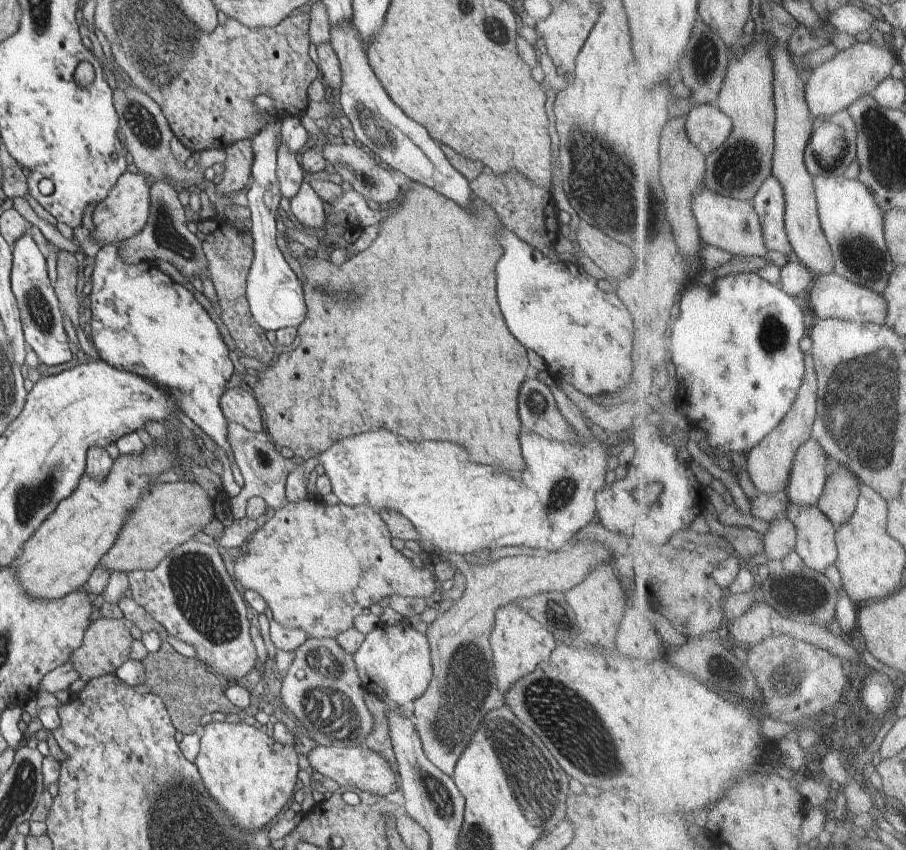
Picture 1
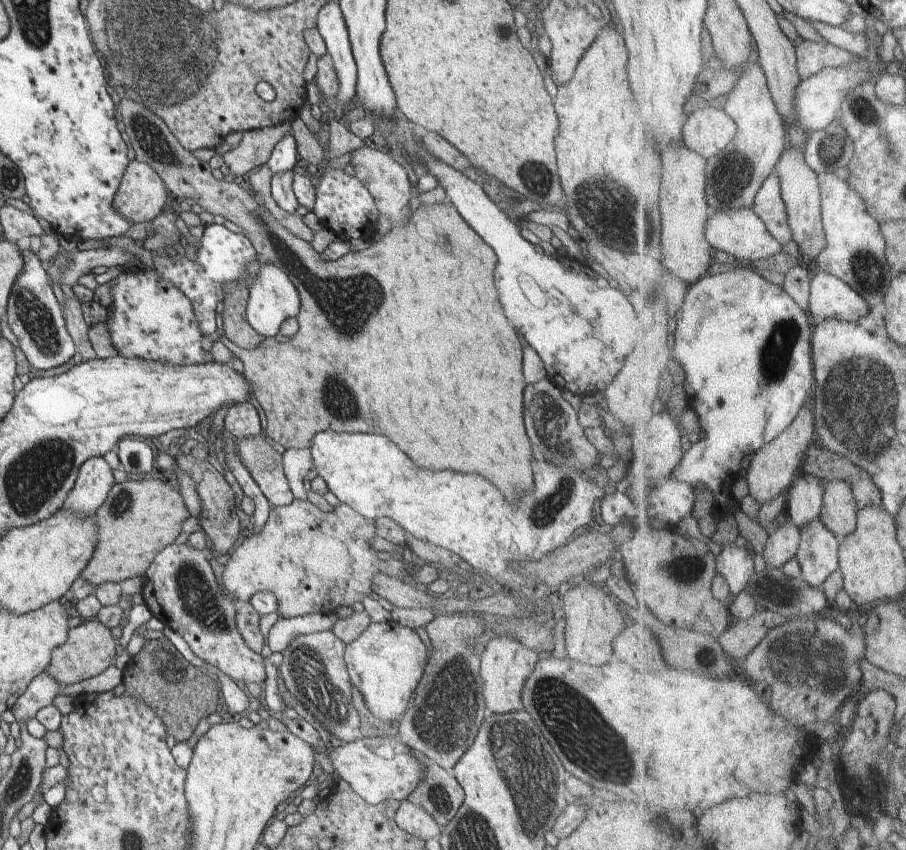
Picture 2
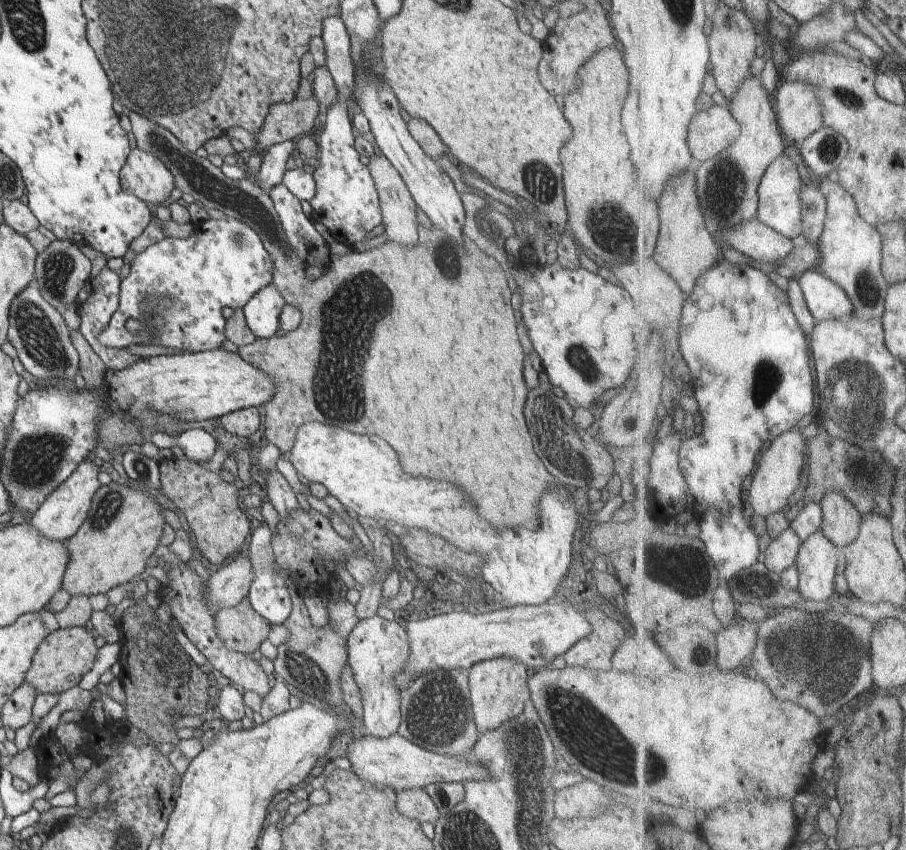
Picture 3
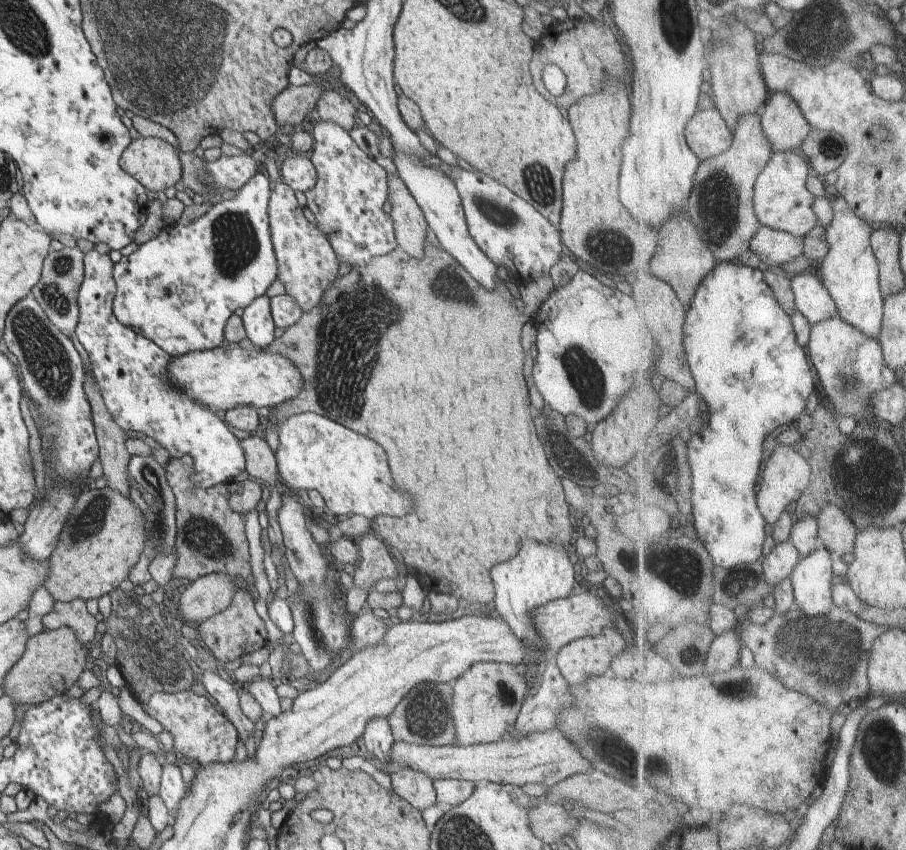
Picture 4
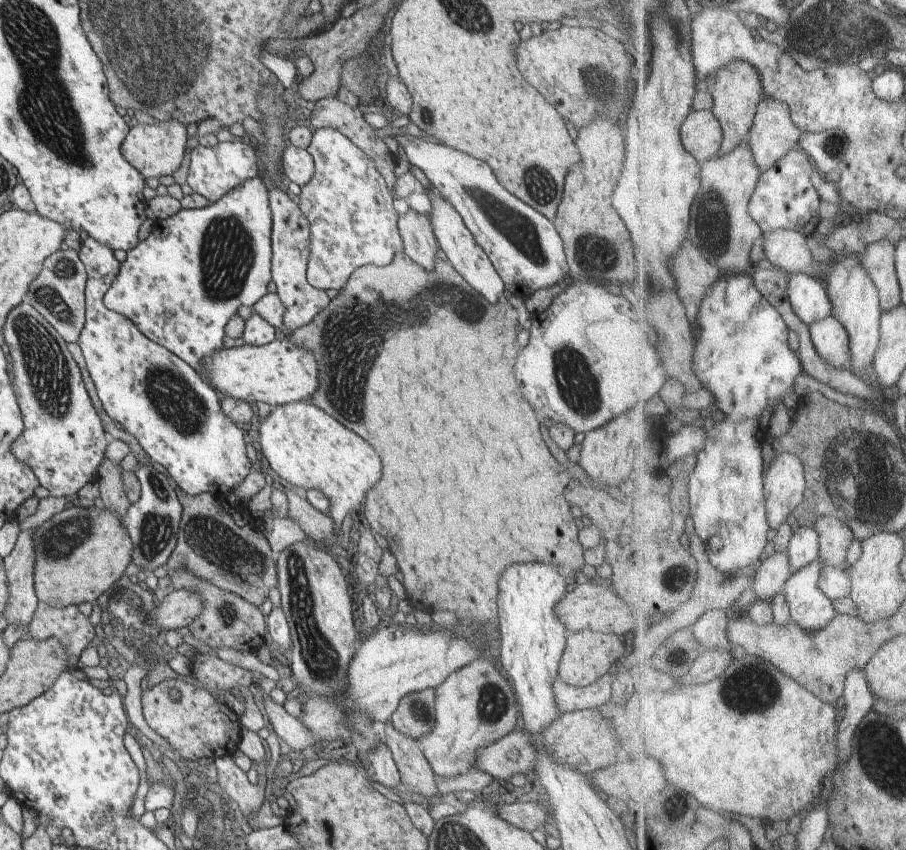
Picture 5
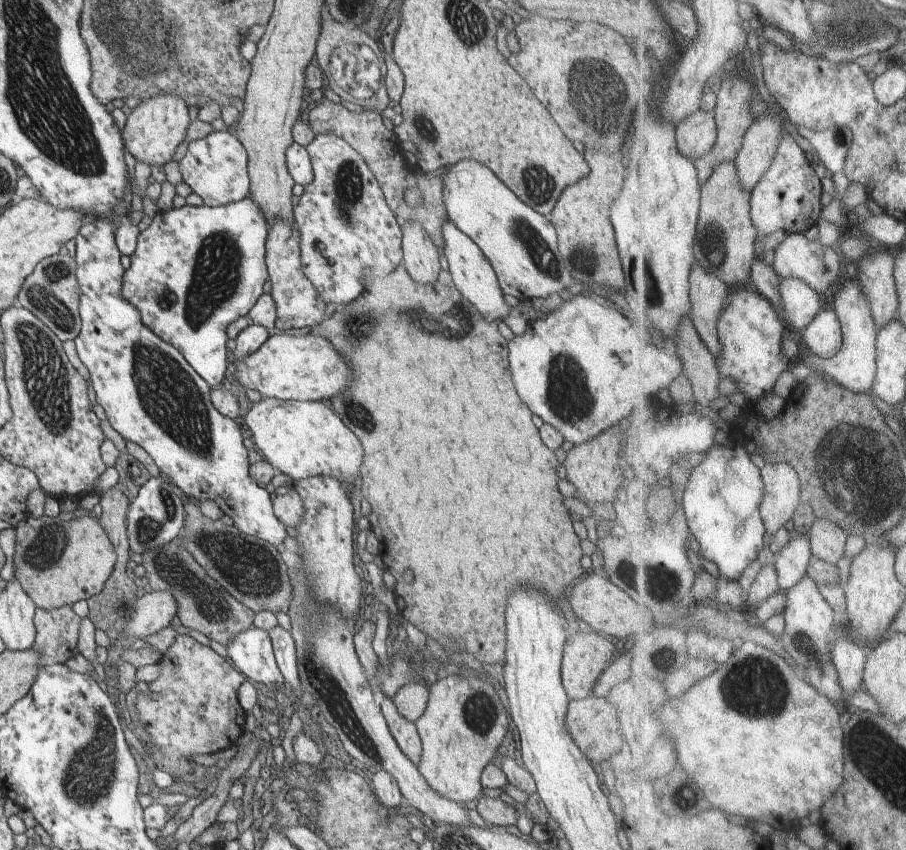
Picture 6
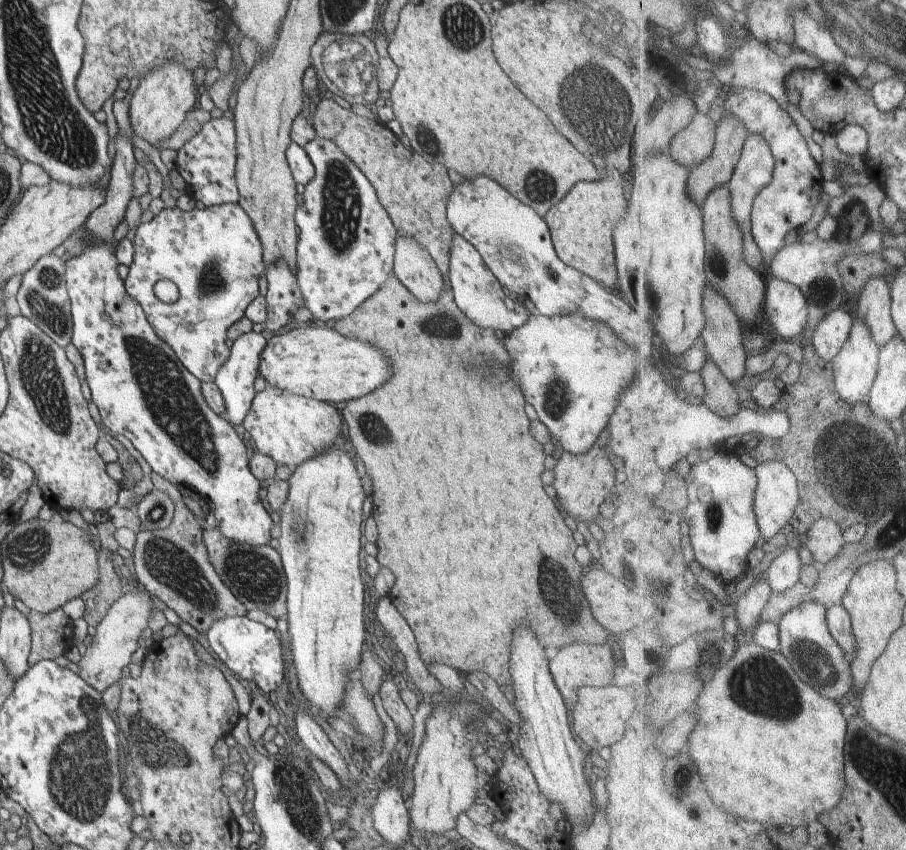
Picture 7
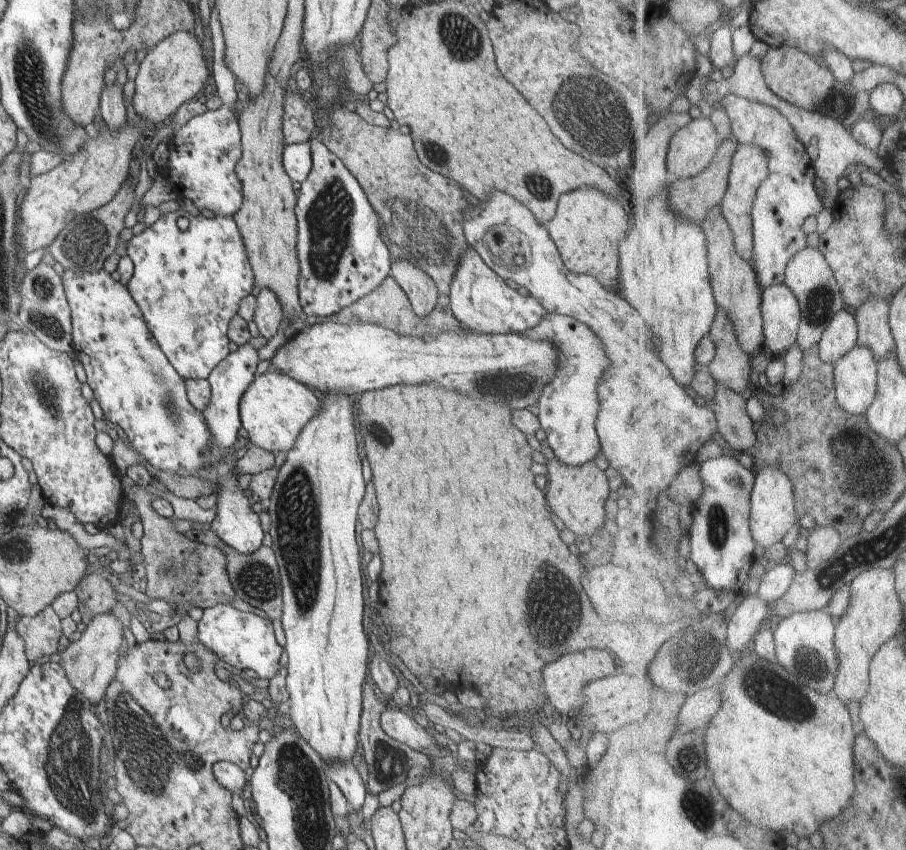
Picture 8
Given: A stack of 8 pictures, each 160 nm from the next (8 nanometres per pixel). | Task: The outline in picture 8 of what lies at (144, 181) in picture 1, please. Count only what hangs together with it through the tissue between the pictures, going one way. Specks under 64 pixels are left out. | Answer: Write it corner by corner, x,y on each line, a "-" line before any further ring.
180,31
166,37
147,52
135,77
132,106
152,131
166,124
185,102
203,97
203,89
210,81
210,70
196,36

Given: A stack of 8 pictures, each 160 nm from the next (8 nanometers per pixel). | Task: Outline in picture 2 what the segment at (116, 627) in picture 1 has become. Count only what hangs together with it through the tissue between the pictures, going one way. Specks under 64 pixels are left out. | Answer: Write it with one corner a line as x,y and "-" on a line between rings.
97,618
84,621
80,626
68,630
66,642
54,648
50,656
50,664
46,666
45,671
63,687
82,682
98,676
112,665
116,658
116,647
116,640
111,630
104,628
102,622

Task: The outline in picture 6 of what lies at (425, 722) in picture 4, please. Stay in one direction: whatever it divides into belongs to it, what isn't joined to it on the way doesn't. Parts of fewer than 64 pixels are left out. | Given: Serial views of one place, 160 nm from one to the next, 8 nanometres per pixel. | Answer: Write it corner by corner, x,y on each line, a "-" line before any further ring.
414,682
399,688
393,703
406,720
415,723
422,716
428,699
429,687

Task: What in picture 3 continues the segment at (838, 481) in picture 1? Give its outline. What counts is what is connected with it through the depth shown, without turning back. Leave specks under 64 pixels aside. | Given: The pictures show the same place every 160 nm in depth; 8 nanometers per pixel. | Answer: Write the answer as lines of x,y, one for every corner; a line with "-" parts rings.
830,492
821,504
825,510
824,534
841,549
854,544
865,521
860,508
844,492

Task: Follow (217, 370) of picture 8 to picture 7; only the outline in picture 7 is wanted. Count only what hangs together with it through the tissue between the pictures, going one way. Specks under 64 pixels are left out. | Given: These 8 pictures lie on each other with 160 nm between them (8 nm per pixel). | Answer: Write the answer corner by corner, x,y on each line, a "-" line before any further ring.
255,331
239,336
229,349
228,360
220,367
215,376
215,383
225,402
225,413
222,416
234,426
243,424
243,420
252,406
253,398
256,396
254,382
259,375
260,355
266,346
268,337
267,333

